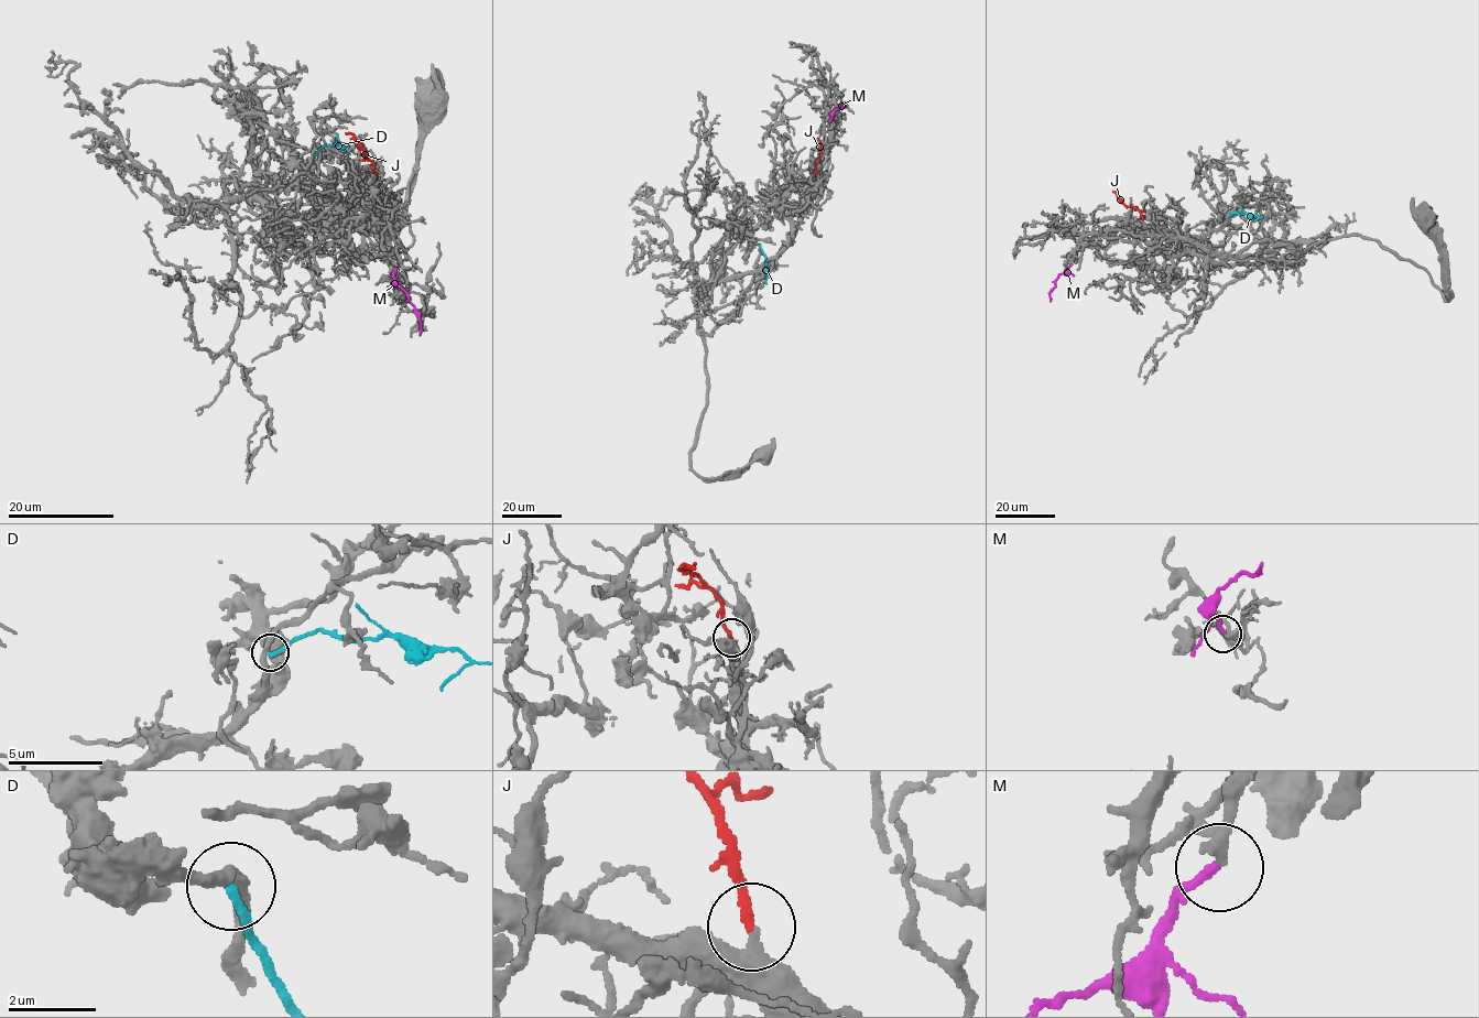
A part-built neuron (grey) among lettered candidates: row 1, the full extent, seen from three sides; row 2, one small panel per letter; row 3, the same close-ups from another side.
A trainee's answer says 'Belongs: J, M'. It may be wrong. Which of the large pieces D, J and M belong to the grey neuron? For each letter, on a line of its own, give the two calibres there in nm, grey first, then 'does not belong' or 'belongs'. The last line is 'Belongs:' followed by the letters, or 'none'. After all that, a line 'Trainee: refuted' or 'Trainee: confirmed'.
D: 300 nm thick on the grey side, 220 nm on the other; does not belong
J: 360 nm thick on the grey side, 200 nm on the other; belongs
M: 240 nm thick on the grey side, 200 nm on the other; belongs
Belongs: J, M
Trainee: confirmed

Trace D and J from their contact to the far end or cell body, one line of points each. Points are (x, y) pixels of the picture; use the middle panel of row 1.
D: (759, 245), (765, 258), (765, 280), (768, 278)
J: (816, 176), (816, 161), (820, 153), (817, 138)

